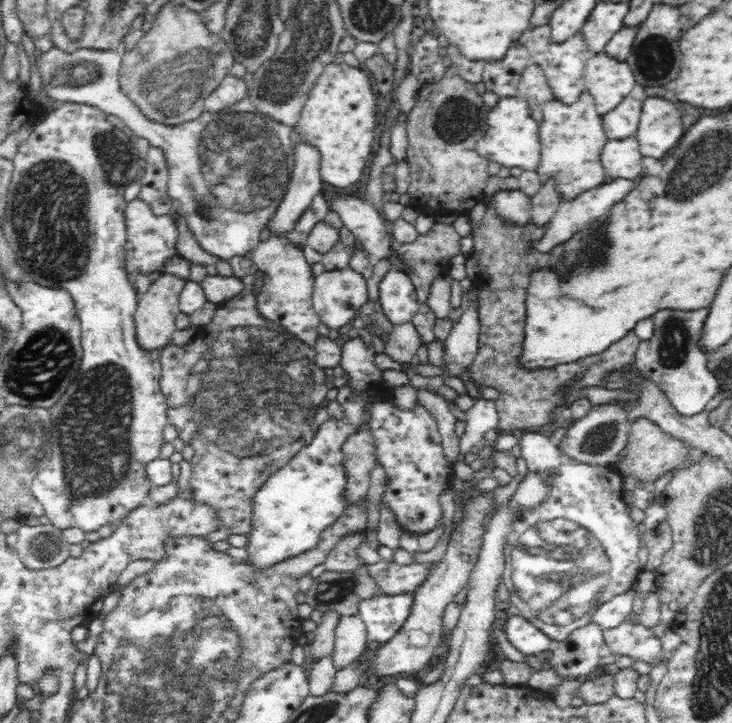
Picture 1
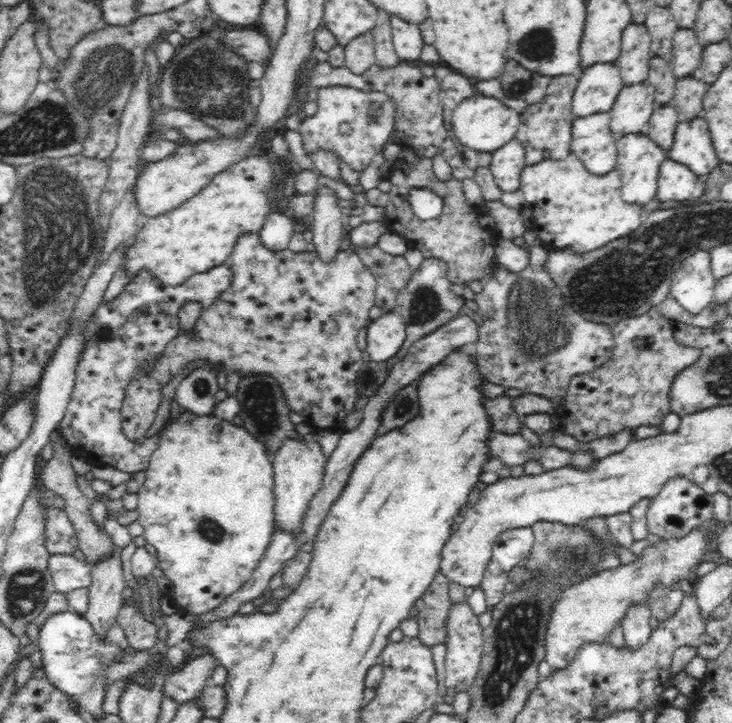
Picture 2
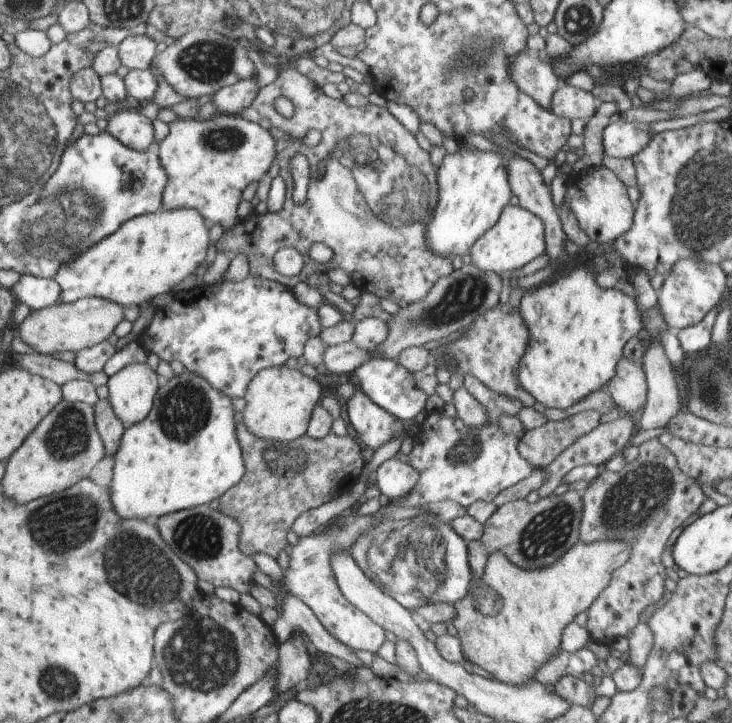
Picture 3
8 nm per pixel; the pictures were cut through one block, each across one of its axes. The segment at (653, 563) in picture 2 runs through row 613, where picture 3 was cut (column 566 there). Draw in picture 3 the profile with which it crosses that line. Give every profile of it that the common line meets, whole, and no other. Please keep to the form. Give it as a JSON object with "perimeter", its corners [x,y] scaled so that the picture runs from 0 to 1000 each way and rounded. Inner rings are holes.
{"perimeter":[[[813,747],[802,752],[791,750],[769,769],[764,769],[764,780],[750,780],[731,788],[704,786],[701,780],[695,780],[697,776],[693,769],[687,769],[687,763],[678,762],[664,775],[658,798],[641,813],[641,820],[616,835],[622,846],[616,860],[624,871],[631,907],[675,935],[678,942],[704,950],[714,949],[725,941],[731,927],[745,918],[753,905],[758,905],[769,869],[781,860],[787,849],[806,841],[822,822],[837,799],[837,791],[859,772],[859,761],[859,747]]]}

